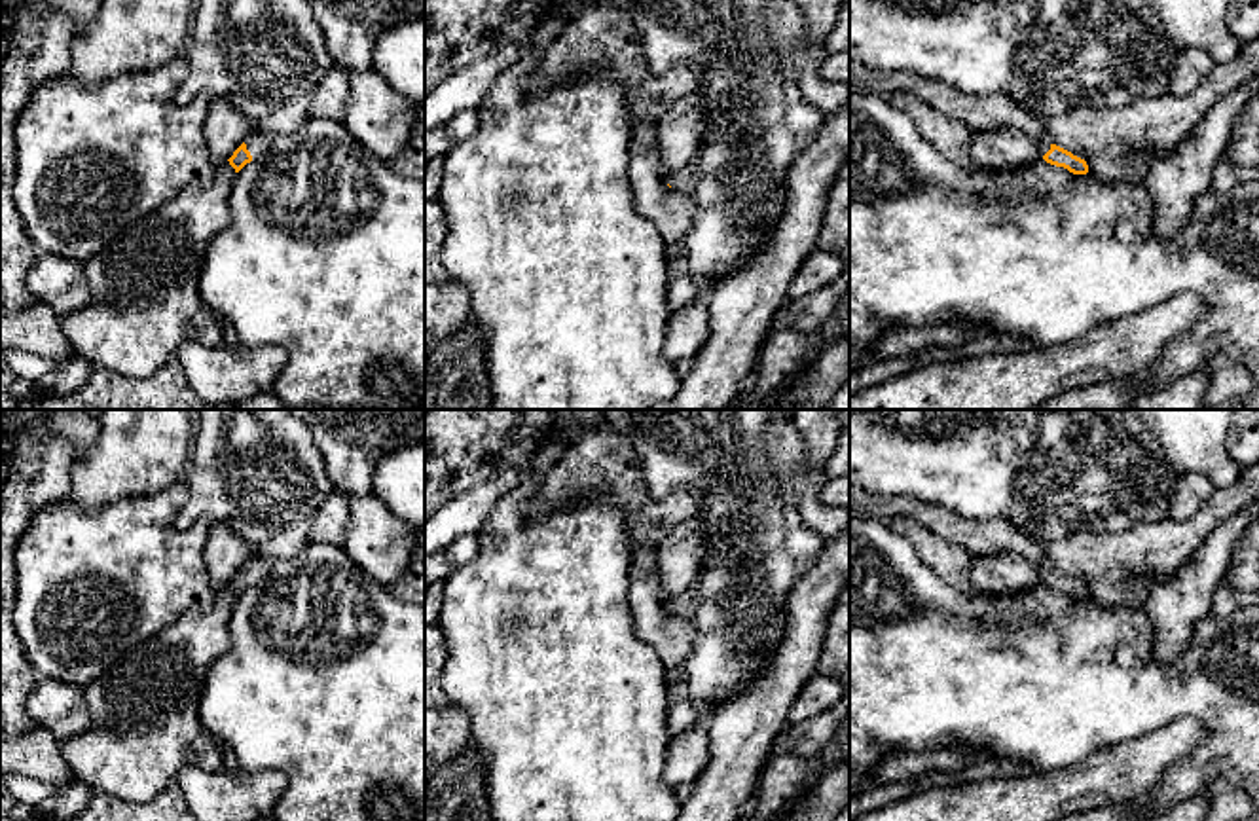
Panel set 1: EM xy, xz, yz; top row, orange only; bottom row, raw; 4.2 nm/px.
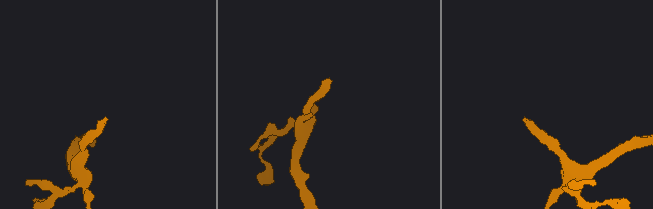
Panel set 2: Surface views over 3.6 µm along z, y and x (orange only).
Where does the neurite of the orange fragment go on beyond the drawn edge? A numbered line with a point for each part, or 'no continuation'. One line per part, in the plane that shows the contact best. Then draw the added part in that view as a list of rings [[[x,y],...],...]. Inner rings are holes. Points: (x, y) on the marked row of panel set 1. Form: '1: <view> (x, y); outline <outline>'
1: xy (266, 57); outline [[[197,0],[184,55],[188,76],[178,85],[176,104],[184,106],[201,93],[226,99],[254,123],[254,133],[245,140],[252,159],[264,155],[277,140],[301,135],[320,80],[336,68],[320,25],[305,0]]]

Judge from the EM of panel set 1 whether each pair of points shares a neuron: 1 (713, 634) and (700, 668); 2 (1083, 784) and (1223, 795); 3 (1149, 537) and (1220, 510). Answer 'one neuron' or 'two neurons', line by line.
1: one neuron
2: two neurons
3: one neuron

